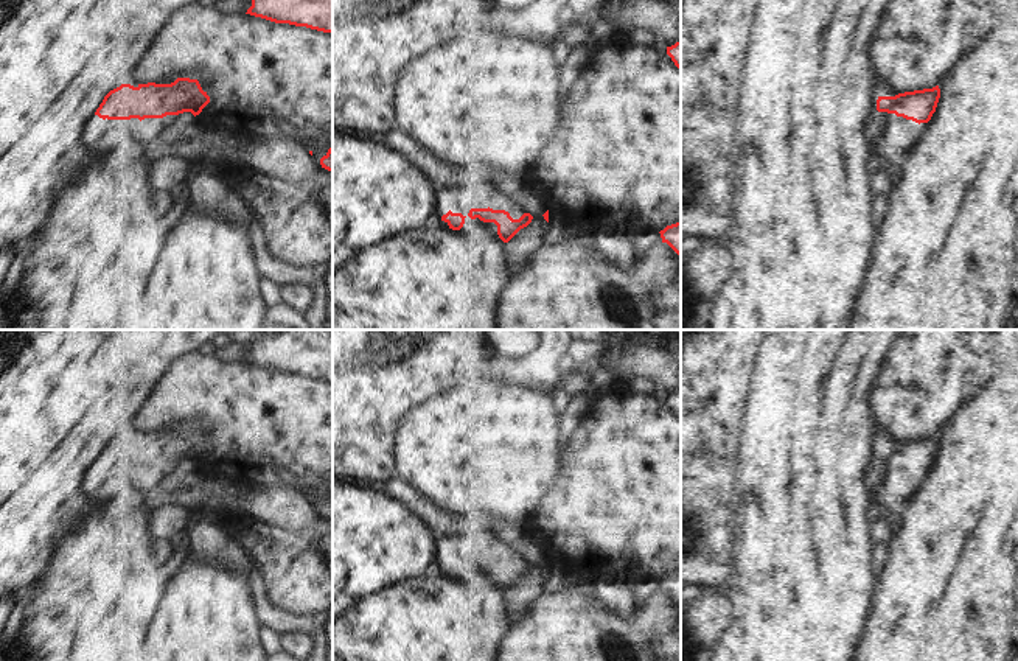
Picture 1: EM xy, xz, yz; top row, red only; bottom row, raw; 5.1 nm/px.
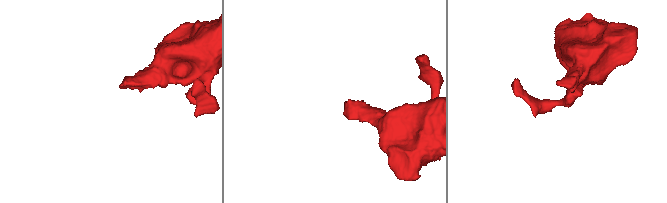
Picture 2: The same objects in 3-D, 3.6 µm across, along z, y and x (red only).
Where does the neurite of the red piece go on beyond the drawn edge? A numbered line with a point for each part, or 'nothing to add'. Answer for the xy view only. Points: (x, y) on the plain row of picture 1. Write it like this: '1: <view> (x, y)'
1: xy (106, 486)

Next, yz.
1: yz (900, 482)

